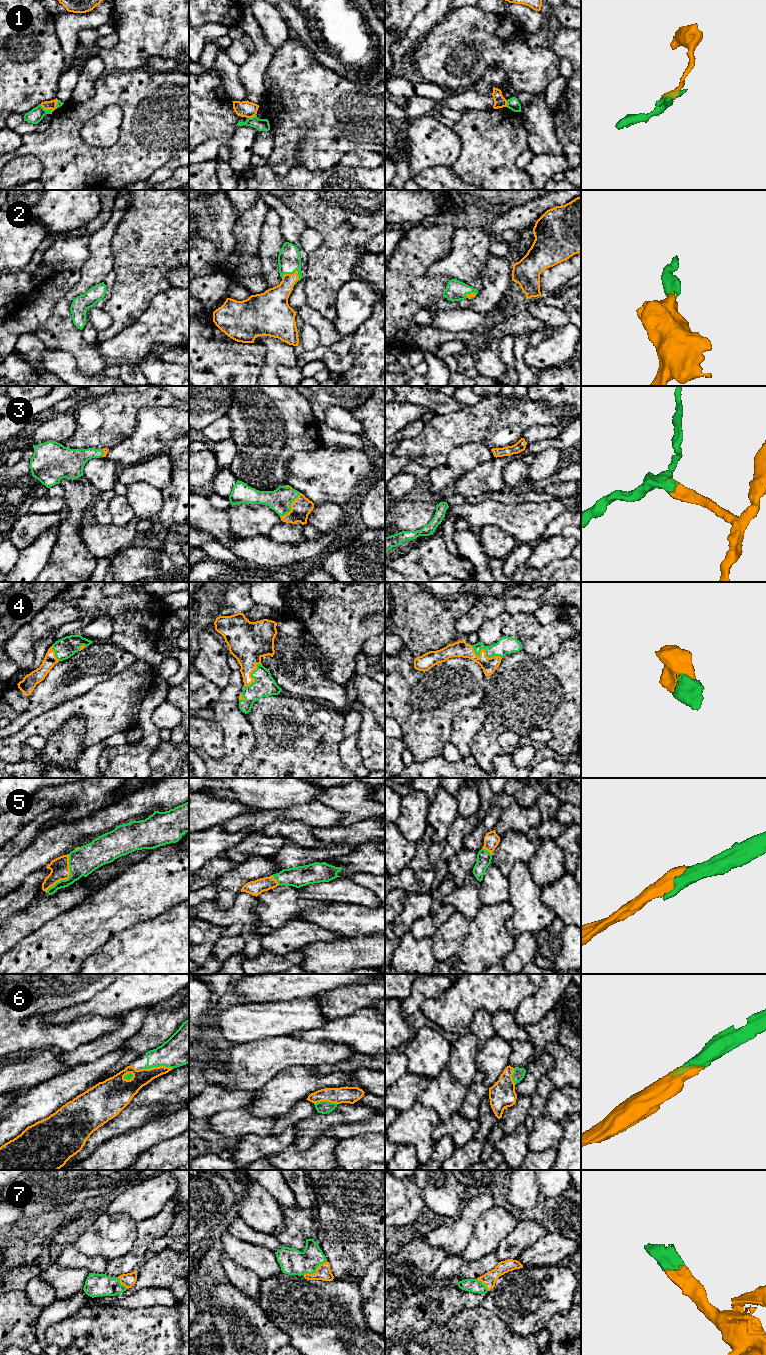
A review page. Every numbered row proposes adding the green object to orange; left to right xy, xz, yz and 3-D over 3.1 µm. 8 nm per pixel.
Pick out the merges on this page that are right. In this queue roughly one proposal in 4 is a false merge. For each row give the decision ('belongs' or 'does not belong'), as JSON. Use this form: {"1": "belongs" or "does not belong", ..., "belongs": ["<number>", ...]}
{"1": "does not belong", "2": "belongs", "3": "belongs", "4": "belongs", "5": "belongs", "6": "belongs", "7": "belongs", "belongs": ["2", "3", "4", "5", "6", "7"]}

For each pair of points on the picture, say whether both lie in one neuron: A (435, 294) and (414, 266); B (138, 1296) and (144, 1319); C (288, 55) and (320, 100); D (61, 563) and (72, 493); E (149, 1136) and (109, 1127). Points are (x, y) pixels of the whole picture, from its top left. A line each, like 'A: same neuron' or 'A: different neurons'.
A: different neurons
B: different neurons
C: same neuron
D: same neuron
E: different neurons

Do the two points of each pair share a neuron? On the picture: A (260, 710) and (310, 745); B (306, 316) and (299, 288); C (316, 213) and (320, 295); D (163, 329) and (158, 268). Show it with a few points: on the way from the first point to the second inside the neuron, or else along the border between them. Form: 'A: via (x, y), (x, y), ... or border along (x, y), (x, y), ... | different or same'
A: via (264, 726), (283, 726), (290, 733), (298, 733) | same
B: border along (306, 304), (295, 311) | different
C: via (329, 233), (329, 267), (326, 275) | same
D: border along (171, 287), (159, 292), (144, 310) | different

